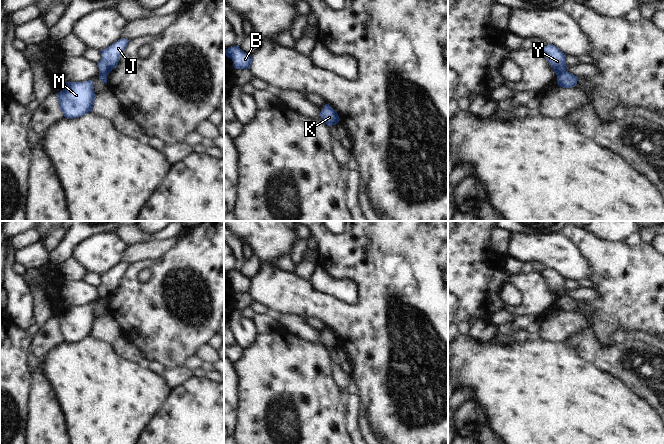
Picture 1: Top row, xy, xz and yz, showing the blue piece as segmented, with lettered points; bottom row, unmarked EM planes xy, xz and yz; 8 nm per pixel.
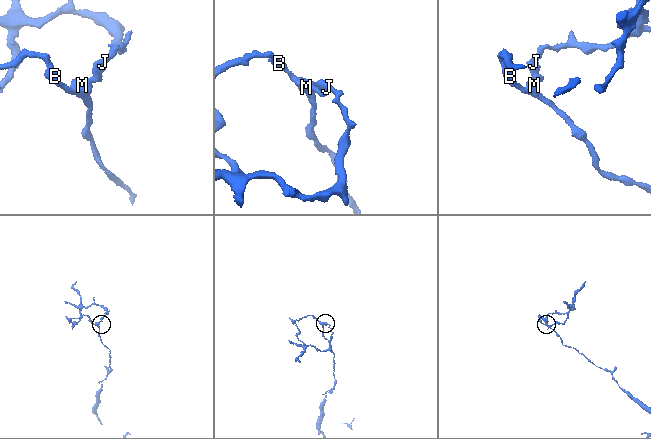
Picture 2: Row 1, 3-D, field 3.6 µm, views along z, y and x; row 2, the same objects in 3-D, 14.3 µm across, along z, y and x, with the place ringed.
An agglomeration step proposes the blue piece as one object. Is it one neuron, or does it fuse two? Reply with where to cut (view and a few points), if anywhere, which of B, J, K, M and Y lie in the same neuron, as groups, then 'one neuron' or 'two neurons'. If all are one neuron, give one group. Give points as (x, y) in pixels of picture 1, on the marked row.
cut in yz along (565, 70), (557, 75); B K M / J Y; two neurons

